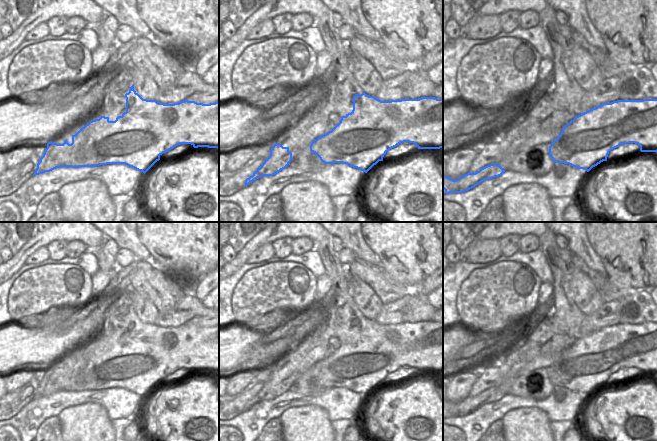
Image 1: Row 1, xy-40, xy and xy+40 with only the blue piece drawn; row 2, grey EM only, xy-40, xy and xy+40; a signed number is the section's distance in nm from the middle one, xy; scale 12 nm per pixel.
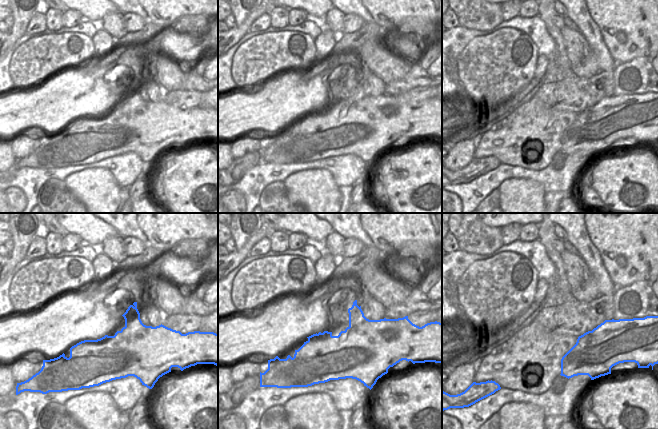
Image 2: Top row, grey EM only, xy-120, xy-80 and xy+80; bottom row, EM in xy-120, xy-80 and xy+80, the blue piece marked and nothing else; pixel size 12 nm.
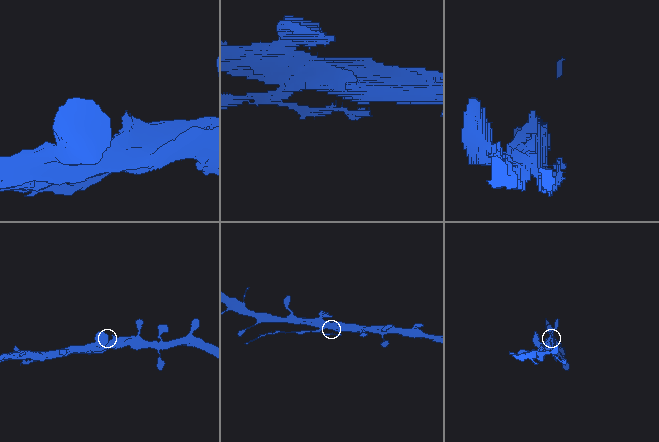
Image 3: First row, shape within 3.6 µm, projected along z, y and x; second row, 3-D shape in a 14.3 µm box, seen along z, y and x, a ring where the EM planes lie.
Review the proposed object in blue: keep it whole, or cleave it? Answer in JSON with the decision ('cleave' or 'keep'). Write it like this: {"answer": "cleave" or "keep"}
{"answer": "cleave"}

